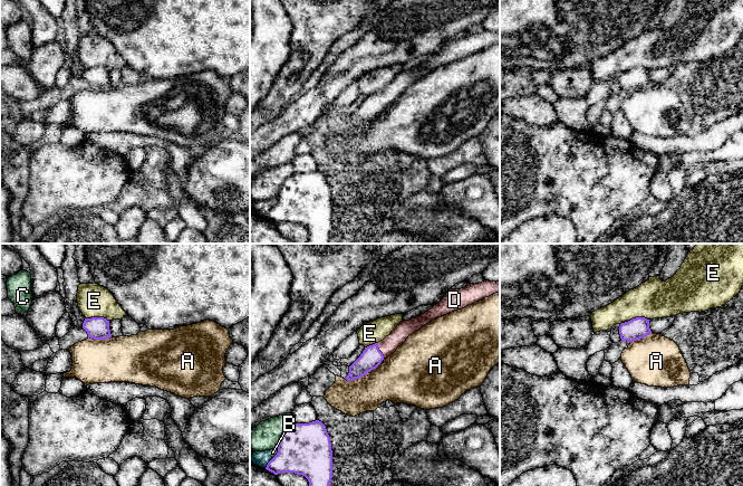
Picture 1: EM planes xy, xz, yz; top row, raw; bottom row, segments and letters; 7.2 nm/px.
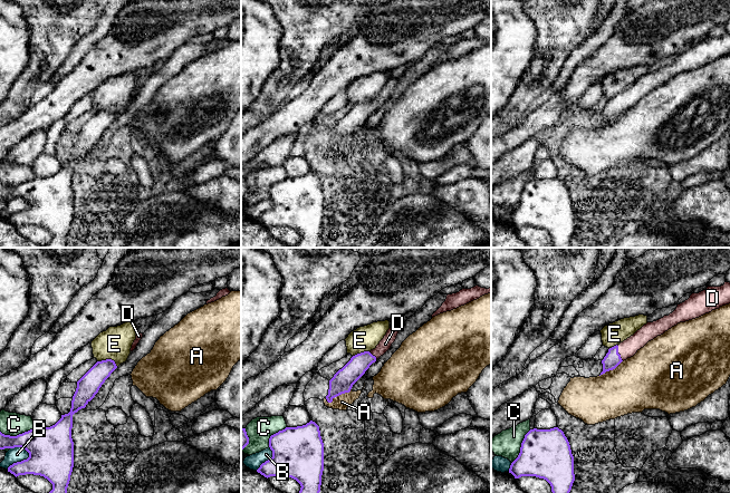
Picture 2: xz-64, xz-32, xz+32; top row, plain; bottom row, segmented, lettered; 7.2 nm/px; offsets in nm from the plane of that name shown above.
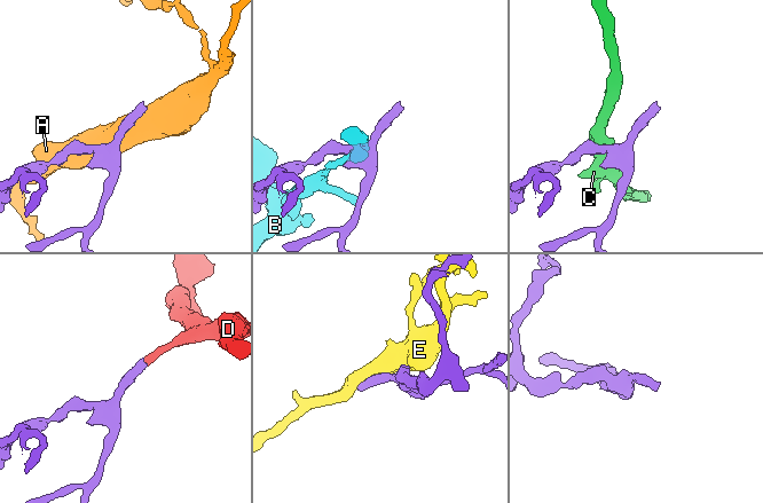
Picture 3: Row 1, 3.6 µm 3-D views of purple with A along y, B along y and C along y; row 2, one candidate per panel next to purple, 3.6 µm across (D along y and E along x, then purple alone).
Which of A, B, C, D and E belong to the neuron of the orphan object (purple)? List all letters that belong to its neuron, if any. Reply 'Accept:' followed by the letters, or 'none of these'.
Accept: D

